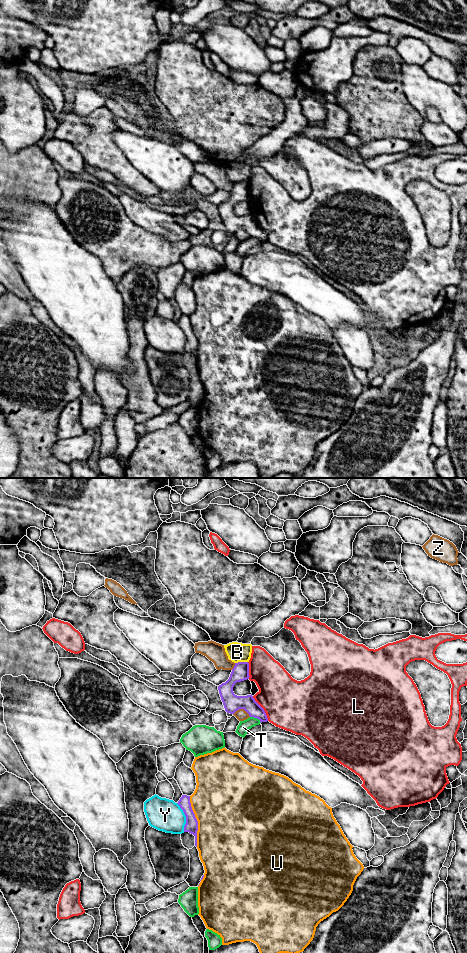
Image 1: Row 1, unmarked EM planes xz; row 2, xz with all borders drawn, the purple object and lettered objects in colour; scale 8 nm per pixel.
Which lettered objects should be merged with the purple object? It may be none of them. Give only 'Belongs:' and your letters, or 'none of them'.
Belongs: none of them

